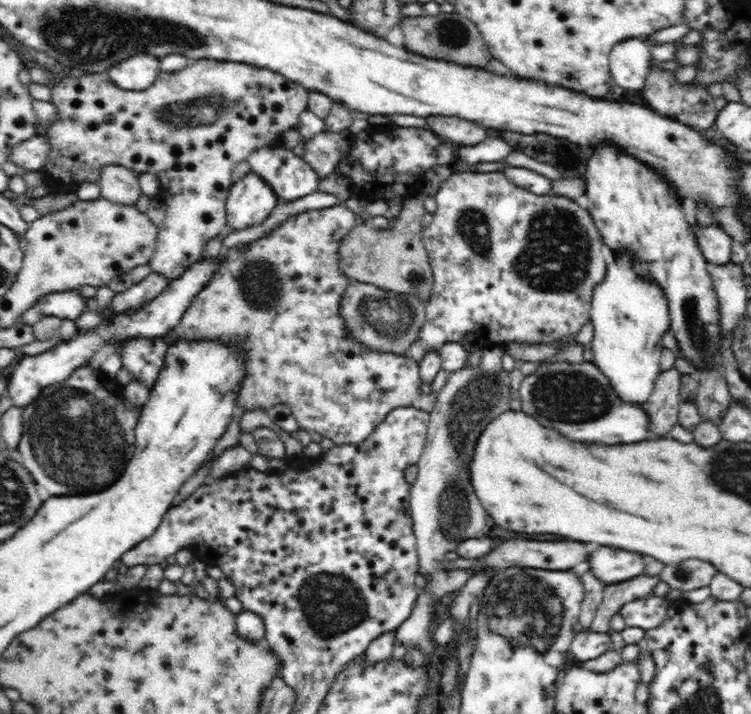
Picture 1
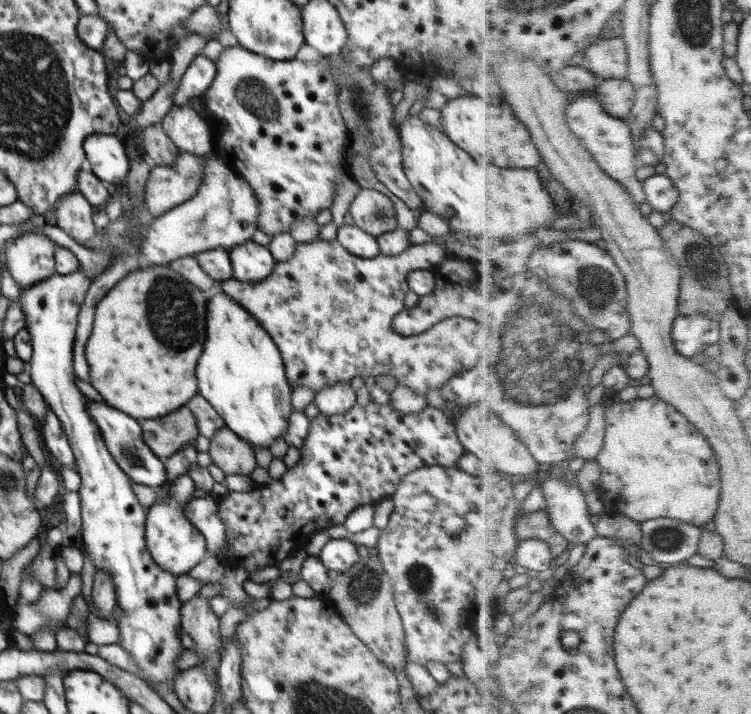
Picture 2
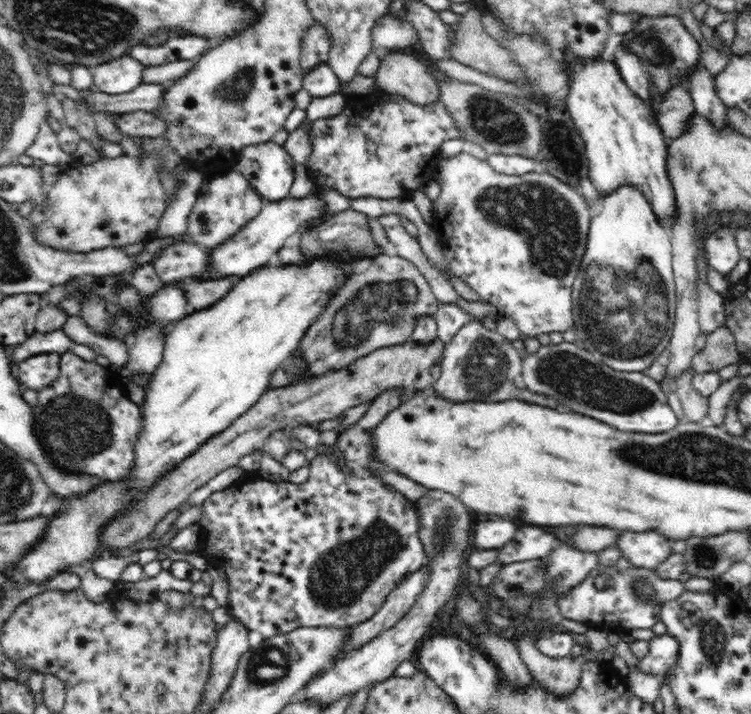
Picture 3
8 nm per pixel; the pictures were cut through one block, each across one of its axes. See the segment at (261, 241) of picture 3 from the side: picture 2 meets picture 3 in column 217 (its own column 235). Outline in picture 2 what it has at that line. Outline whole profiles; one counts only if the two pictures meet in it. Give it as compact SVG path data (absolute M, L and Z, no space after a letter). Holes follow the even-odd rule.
M250 240L228 249L232 278L242 282L260 282L274 270L276 260L268 247Z

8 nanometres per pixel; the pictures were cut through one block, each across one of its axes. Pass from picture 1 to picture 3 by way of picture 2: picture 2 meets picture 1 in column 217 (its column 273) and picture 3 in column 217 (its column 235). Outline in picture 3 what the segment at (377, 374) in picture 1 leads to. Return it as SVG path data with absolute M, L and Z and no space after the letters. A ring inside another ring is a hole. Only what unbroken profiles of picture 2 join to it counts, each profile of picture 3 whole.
M222 277L221 279L212 279L200 281L200 279L189 279L172 282L185 292L187 303L196 310L202 310L212 306L218 299L221 299L230 286L234 284L234 278Z

